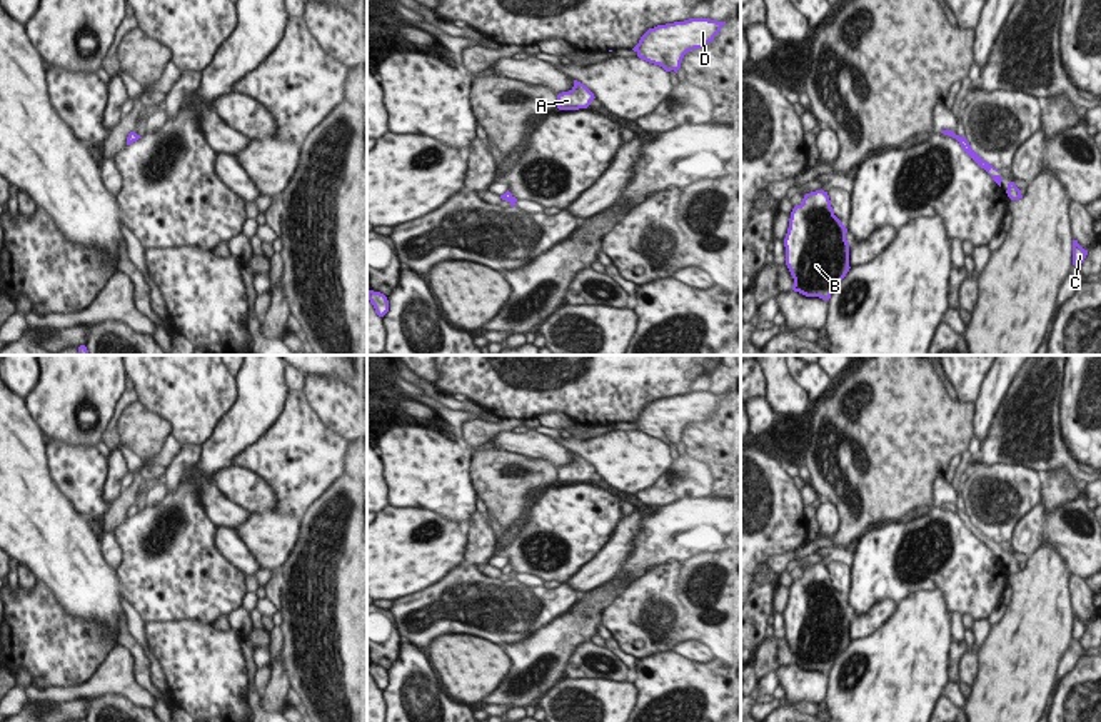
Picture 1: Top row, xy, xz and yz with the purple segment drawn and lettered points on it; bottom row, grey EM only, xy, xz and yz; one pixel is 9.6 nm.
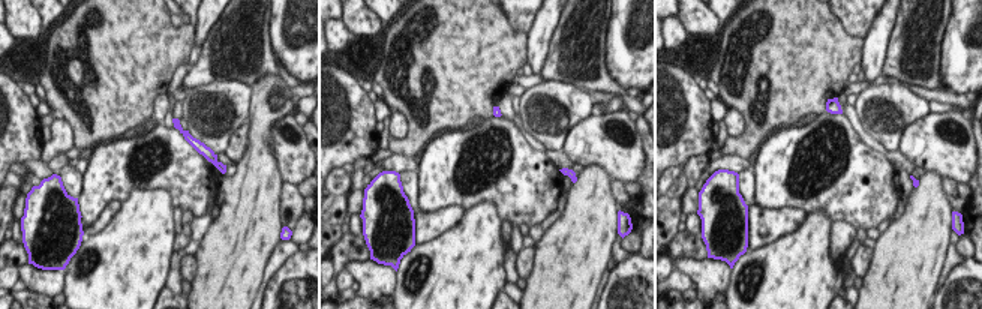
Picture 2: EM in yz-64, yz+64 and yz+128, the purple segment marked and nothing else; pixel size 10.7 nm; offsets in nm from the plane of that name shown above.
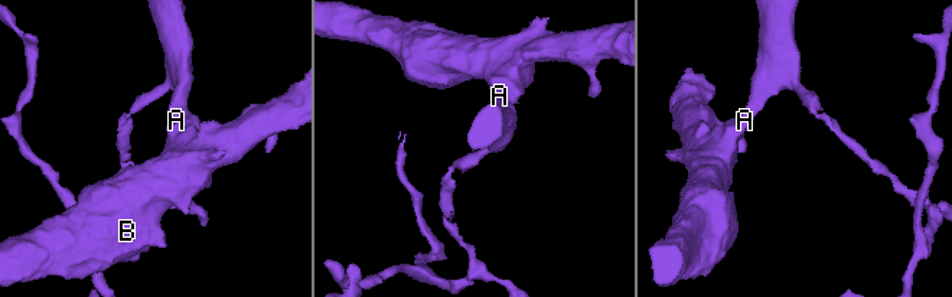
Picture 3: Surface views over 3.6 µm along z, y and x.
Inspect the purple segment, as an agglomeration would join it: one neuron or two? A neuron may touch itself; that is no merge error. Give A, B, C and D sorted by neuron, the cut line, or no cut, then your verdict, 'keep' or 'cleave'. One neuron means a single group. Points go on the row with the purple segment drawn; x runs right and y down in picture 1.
A B D / C; cut in xz along (511, 195), (507, 200); cleave

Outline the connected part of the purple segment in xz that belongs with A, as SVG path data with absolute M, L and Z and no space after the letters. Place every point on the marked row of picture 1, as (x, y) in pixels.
M574 80L574 87L569 92L557 95L559 110L579 110L587 108L594 100L594 93L581 82Z

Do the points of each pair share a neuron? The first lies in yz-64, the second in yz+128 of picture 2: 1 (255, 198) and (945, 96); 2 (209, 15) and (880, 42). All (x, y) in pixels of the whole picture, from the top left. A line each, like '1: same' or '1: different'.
1: different
2: same

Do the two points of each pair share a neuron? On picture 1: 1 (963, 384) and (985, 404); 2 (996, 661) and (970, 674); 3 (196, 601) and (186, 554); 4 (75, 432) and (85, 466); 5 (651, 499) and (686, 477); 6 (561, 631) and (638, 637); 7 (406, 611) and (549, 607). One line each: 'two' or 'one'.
1: two
2: two
3: one
4: two
5: one
6: two
7: one

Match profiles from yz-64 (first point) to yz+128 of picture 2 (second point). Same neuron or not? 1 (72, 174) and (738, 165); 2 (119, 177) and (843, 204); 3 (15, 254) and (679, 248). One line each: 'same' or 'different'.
1: different
2: same
3: same

